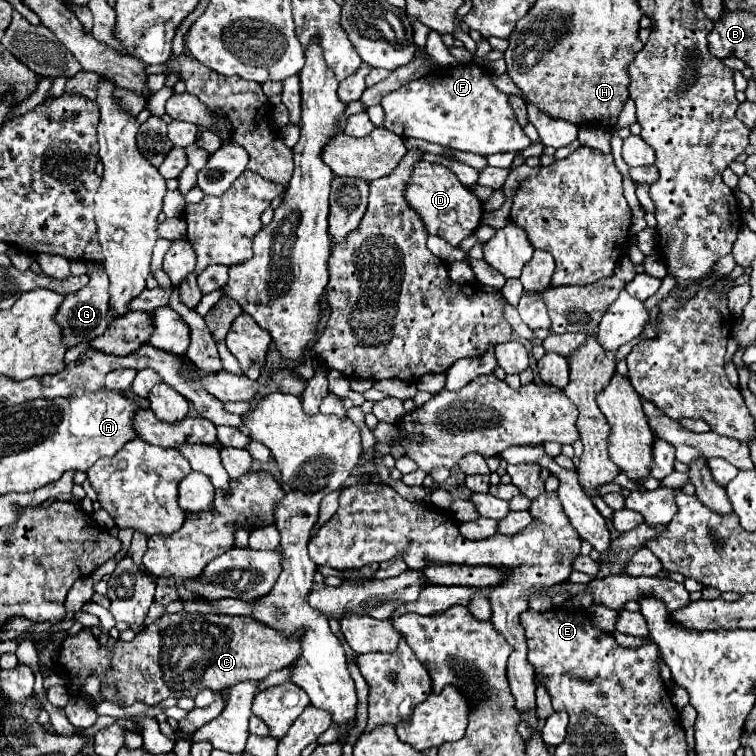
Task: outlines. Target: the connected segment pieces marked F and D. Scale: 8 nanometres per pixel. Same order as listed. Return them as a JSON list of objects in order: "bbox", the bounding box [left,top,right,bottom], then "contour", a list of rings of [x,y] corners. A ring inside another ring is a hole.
[{"bbox":[381,63,531,155],"contour":[[[465,63],[443,67],[433,77],[423,77],[399,87],[383,97],[381,107],[385,121],[381,127],[395,135],[409,139],[417,137],[429,143],[451,147],[457,151],[471,151],[477,155],[491,155],[503,151],[523,151],[531,145],[523,133],[509,105],[509,95],[501,93],[491,79],[491,71],[479,63]]]},{"bbox":[405,161,483,247],"contour":[[[419,161],[415,165],[413,177],[407,183],[405,197],[409,205],[421,215],[429,235],[437,235],[453,247],[459,245],[465,237],[469,237],[483,217],[481,201],[465,185],[461,185],[459,179],[447,167],[433,165],[429,161]]]}]

